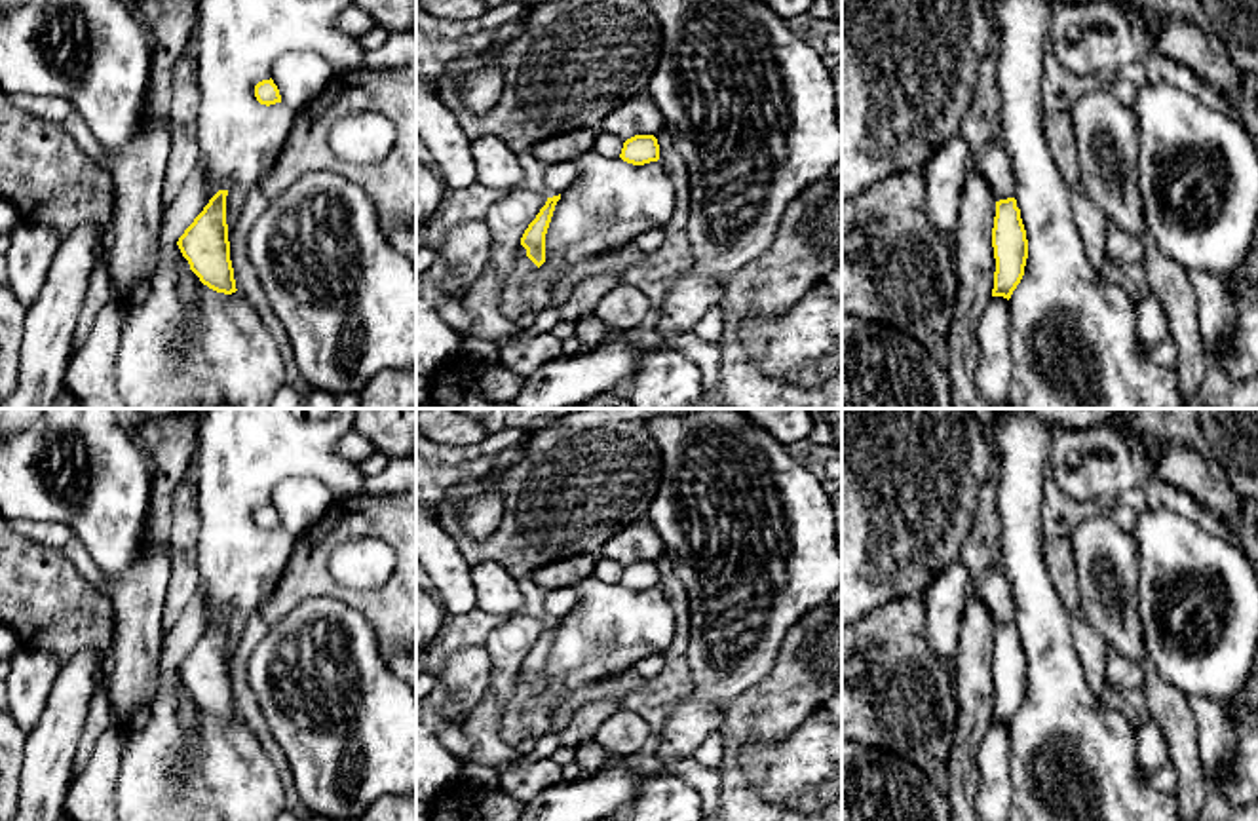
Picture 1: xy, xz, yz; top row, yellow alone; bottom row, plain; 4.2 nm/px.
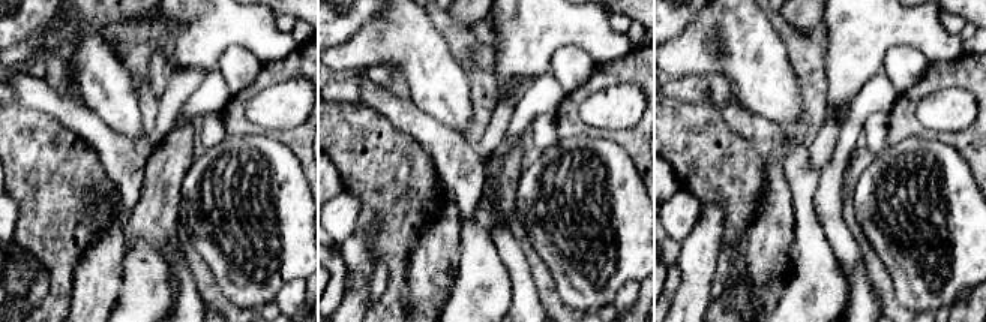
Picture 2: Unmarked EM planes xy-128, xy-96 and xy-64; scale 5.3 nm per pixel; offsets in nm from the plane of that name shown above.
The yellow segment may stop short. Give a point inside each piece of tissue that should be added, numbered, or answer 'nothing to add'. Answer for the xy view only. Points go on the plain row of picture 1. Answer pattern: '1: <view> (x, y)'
nothing to add

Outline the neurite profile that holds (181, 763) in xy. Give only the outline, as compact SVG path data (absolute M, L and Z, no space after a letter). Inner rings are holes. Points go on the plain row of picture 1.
M163 688L127 737L114 806L118 821L276 821L287 810L287 798L276 766L245 720L217 718L192 696L179 697Z

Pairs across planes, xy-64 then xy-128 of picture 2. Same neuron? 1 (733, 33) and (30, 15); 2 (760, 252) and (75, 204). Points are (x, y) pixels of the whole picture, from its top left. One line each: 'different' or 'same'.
1: different
2: different

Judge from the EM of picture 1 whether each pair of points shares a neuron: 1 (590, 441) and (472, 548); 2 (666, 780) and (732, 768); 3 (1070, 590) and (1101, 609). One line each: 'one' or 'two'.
1: one
2: two
3: two

